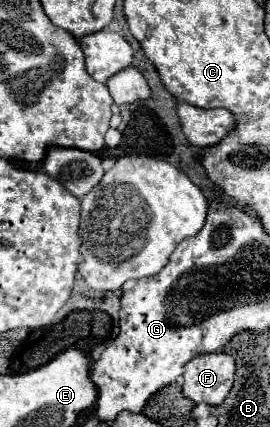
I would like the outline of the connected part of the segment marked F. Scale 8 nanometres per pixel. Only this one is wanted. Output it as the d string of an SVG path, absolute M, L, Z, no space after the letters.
M222 351L200 355L186 363L184 395L194 403L220 405L232 389L234 359Z

